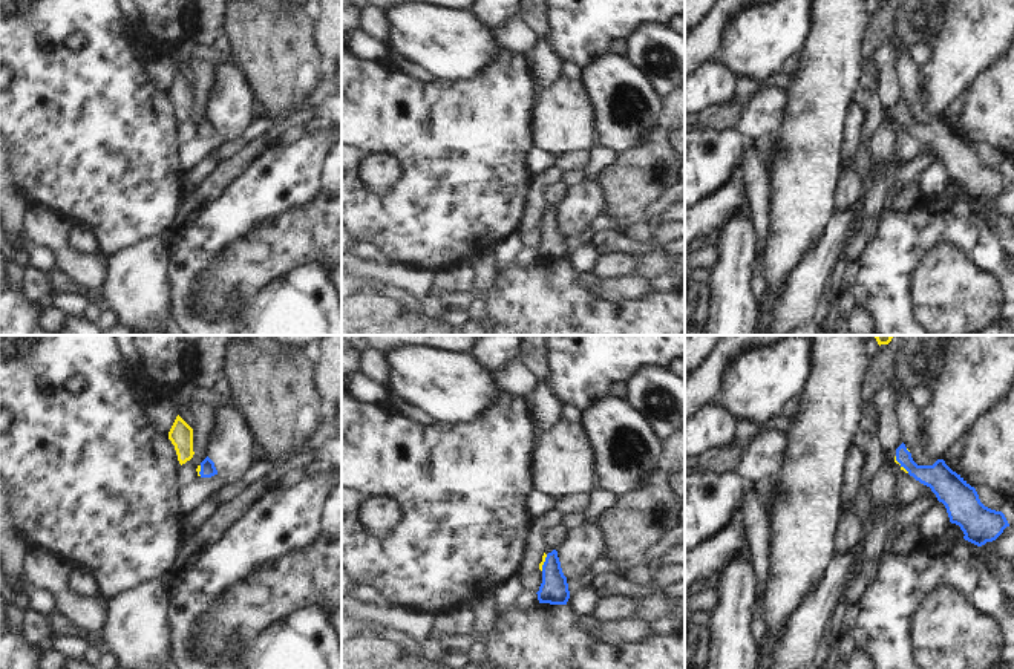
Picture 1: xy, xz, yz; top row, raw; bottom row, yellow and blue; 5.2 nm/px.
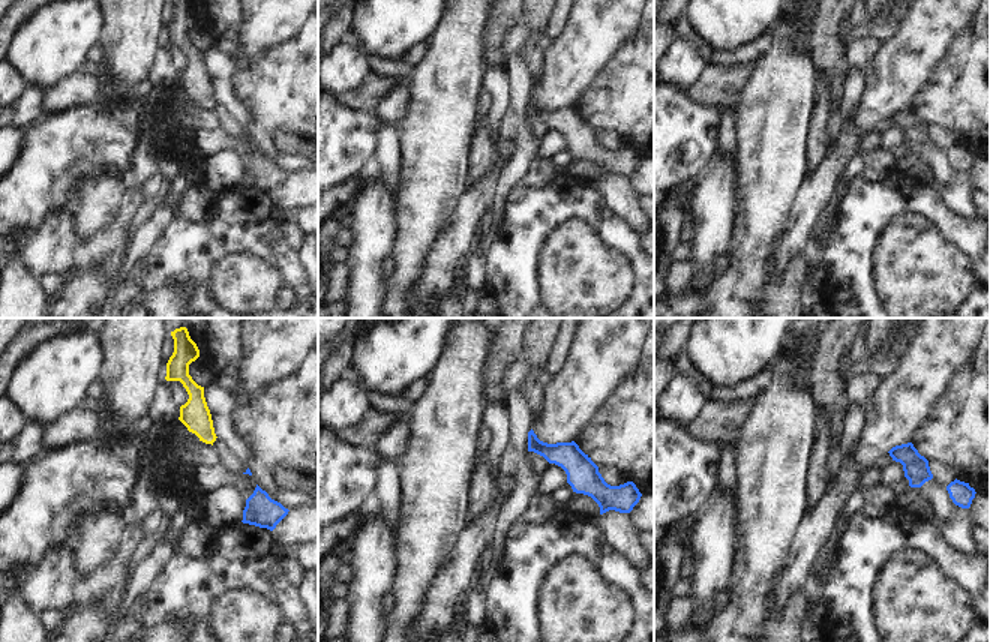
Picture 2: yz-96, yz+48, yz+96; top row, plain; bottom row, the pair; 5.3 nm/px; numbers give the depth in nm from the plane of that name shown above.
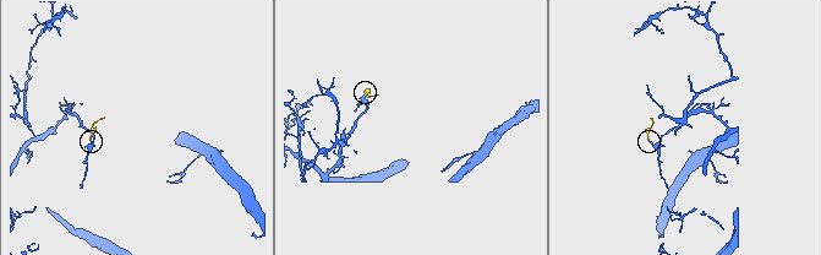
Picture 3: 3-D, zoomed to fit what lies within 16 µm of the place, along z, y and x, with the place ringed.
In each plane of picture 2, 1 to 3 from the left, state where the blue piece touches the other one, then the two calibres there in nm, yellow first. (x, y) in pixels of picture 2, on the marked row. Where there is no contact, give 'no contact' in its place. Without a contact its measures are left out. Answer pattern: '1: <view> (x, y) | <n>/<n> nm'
1: no contact
2: no contact
3: no contact

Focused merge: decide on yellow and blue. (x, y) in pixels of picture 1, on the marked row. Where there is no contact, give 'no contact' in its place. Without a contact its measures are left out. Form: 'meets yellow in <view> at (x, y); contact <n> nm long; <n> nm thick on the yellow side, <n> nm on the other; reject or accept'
meets yellow in yz at (899, 464); contact 120 nm long; 20 nm thick on the yellow side, 150 nm on the other; accept

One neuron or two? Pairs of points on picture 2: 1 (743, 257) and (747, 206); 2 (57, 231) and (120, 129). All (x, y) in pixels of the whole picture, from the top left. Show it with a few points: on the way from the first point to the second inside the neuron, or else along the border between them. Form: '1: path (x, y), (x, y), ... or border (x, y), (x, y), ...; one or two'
1: path (747, 245), (747, 218); one
2: border (74, 215), (50, 215), (35, 228); two

